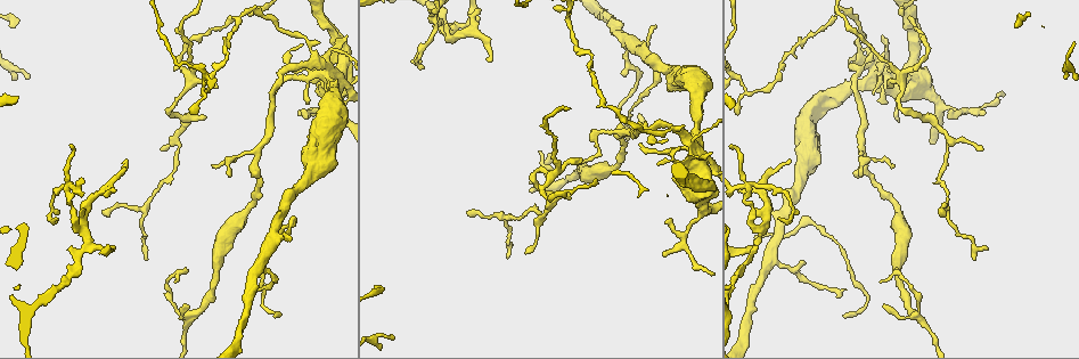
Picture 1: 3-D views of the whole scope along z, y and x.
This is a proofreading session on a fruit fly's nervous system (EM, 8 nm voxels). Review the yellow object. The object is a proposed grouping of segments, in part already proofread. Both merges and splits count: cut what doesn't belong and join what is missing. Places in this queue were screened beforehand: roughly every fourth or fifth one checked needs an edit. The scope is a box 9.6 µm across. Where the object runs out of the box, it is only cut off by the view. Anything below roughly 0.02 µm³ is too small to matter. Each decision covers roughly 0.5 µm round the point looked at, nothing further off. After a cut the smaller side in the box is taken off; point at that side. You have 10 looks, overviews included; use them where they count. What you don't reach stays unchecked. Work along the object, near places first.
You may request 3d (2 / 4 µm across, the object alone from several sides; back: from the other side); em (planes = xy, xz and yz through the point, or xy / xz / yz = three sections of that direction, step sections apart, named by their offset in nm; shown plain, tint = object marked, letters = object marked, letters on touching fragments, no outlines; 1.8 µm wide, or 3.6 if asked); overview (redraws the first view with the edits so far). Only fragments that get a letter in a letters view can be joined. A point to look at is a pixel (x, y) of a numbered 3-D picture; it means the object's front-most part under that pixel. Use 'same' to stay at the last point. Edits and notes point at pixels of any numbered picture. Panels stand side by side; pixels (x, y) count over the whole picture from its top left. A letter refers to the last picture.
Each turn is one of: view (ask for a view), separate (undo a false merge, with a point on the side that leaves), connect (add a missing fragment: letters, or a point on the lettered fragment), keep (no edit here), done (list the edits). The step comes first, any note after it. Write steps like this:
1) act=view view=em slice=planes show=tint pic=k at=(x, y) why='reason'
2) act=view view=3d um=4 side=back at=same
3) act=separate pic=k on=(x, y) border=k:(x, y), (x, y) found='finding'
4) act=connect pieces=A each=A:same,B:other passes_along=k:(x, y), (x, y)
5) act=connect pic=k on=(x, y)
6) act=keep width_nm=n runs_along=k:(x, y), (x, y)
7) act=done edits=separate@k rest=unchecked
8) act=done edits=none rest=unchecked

act=view view=3d um=2 pic=1 at=(876, 73) why='thin arm on a thick one'

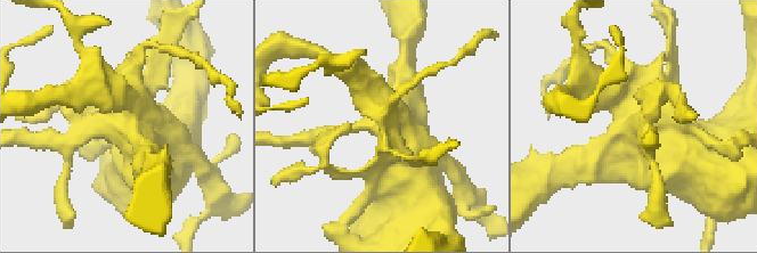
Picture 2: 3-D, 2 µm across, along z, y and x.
act=view view=em slice=yz step=4 show=tint pic=2 at=(389, 122) why='now the EM'

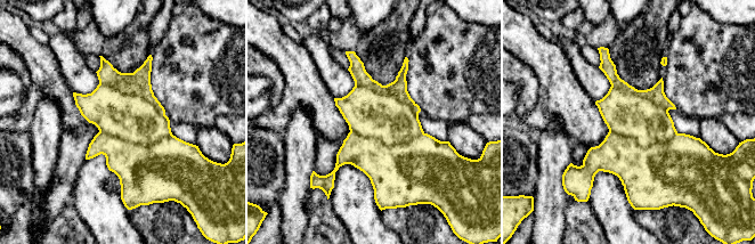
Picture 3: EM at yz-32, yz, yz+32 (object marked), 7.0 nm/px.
act=view view=em slice=xz step=4 show=letters at=same

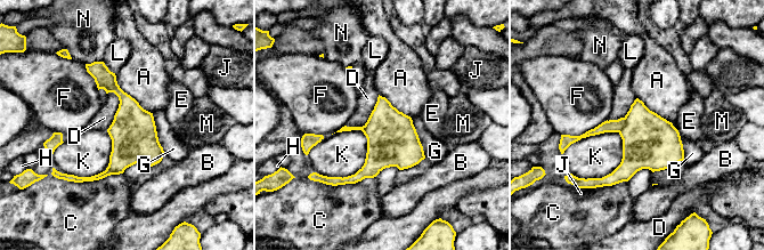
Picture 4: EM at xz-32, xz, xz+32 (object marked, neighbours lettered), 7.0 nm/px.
act=keep longest_contact=K:440nm each=A:other,B:other,C:other,D:other,E:other,F:other,G:other,H:other,J:other,K:other,L:other,M:other,N:other border=4:(379, 95), (362, 126), (346, 126) found='all the same neuron'

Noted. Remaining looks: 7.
act=view view=3d um=4 pic=1 at=(581, 157) why='an open end'

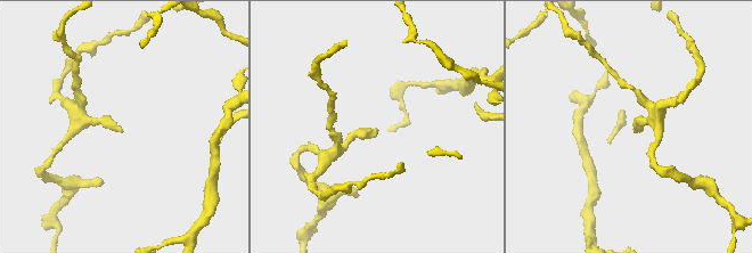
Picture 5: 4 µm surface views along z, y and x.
act=view view=em slice=planes show=letters pic=5 at=(121, 132)

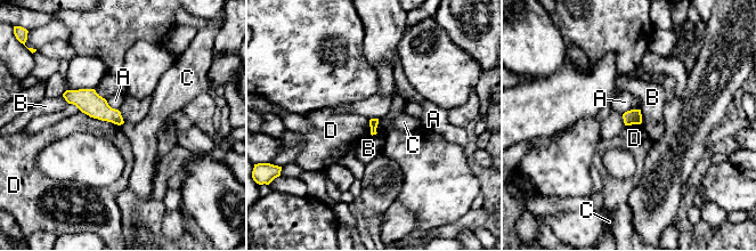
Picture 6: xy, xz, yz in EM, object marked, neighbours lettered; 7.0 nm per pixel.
act=keep each=A:other,B:other,C:other,D:other found='none of them fits'

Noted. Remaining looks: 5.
act=view view=em slice=yz step=8 show=tint pic=1 at=(68, 186)

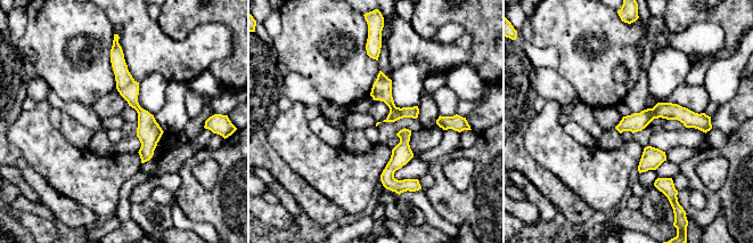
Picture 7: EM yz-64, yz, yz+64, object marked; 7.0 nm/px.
act=view view=em slice=planes show=tint at=same

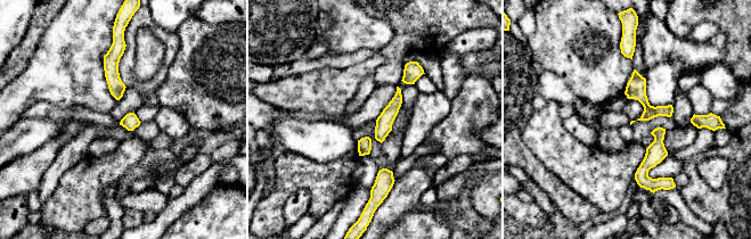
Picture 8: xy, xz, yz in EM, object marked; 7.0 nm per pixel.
act=view view=em slice=planes show=letters at=same why='see the neighbours'

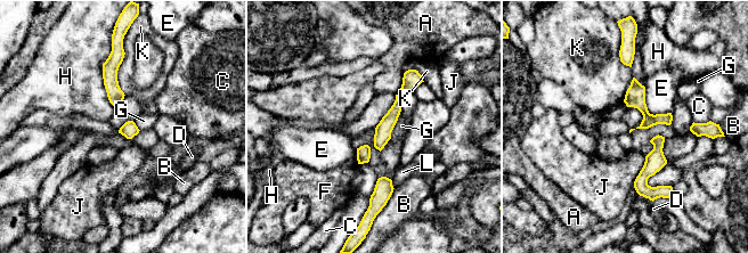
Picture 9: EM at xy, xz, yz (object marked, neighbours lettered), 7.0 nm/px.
act=separate pic=9 on=(635, 96) each=A:other,B:other,C:other,D:other,E:other,F:other,G:other,H:other,J:other,K:other,L:other found='two neurons meet here'

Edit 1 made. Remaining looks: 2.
act=view view=em slice=yz step=16 show=tint pic=1 at=(506, 256) why='tapers out'

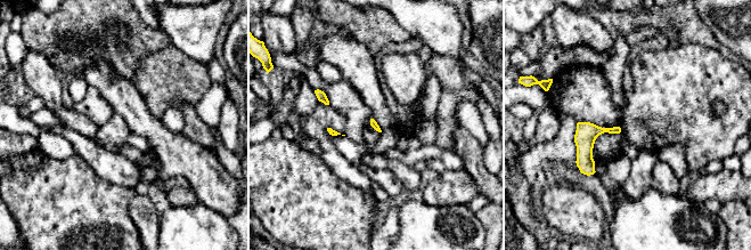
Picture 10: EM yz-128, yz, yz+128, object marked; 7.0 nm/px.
act=view view=em slice=planes show=letters at=same why='cut it another way'

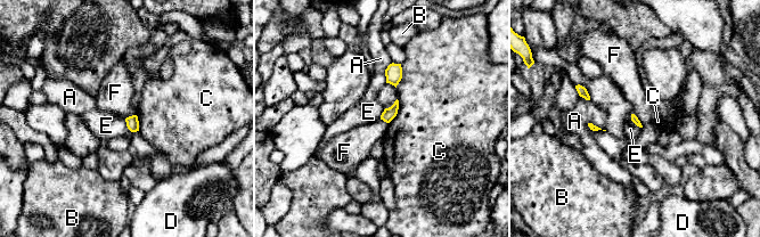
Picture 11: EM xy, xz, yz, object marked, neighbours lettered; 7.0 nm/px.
act=keep each=A:other,B:other,C:other,D:other,E:other,F:other found='no lettered fragment goes on from it'

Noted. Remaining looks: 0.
act=done edits=separate@9 rest=unchecked

